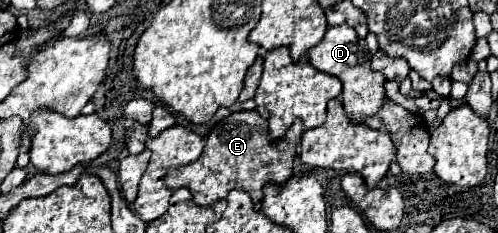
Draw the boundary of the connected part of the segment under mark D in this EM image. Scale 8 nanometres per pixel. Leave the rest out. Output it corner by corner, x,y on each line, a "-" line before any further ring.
348,24
328,28
322,42
308,50
308,58
310,58
310,64
314,68
318,68
318,70
322,70
330,76
340,78
340,82
344,86
342,104
344,104
344,110
346,110
348,118
354,124
364,124
364,120
368,116
374,116
382,108
382,104
386,100
386,90
384,90
386,78
382,76
382,72
374,72
370,68
372,54
366,46
366,40
360,40
356,36
354,28
350,28

